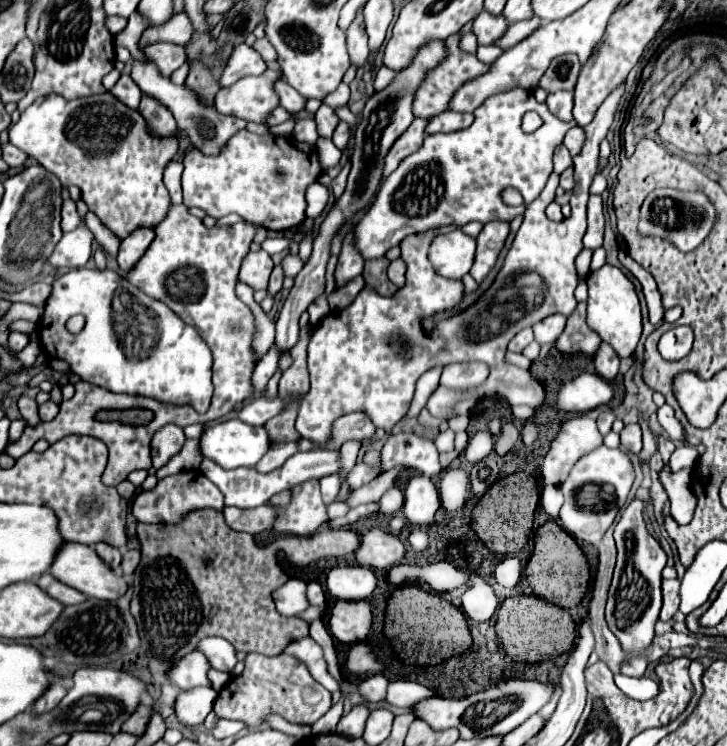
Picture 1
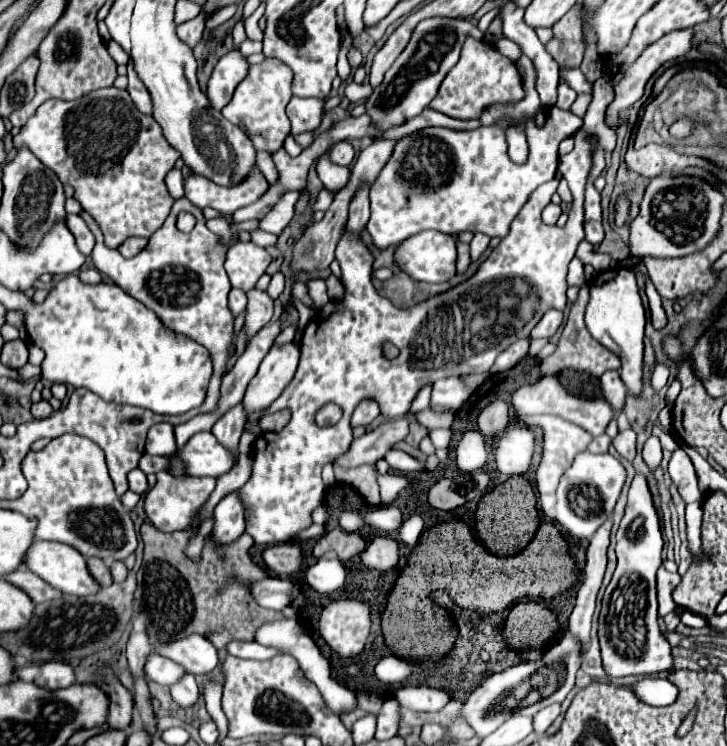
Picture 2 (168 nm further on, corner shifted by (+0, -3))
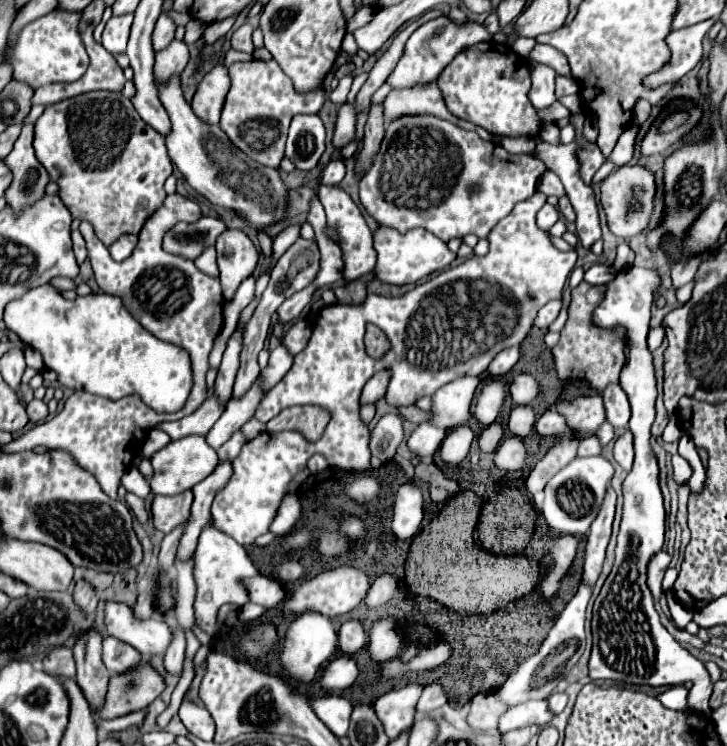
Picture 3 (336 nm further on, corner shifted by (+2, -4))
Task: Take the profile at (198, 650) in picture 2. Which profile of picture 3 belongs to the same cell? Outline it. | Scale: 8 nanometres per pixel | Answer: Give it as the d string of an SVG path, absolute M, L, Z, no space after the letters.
M108 603L104 629L106 635L120 639L150 657L166 653L172 643L172 631L162 619L136 621L132 609L124 603Z

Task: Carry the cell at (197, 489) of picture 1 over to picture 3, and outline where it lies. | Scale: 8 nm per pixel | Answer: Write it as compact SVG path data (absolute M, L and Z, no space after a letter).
M184 491L176 497L162 497L156 495L152 501L152 521L154 527L162 533L170 533L176 525L188 521L190 505L192 505L192 491Z

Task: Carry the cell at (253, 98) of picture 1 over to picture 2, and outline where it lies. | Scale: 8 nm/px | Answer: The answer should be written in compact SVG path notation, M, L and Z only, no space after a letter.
M266 58L262 64L250 66L246 78L236 86L234 98L228 106L222 108L222 116L230 120L234 126L240 126L240 130L248 134L256 150L274 154L282 148L286 136L290 134L290 120L286 116L286 106L292 98L290 84L292 70L288 70L288 66L284 66L284 62L276 58Z

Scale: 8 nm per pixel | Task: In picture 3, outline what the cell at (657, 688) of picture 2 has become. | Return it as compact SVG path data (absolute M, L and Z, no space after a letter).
M674 685L674 687L666 689L664 693L656 695L656 699L668 709L688 709L686 695L688 695L688 689L684 685Z

